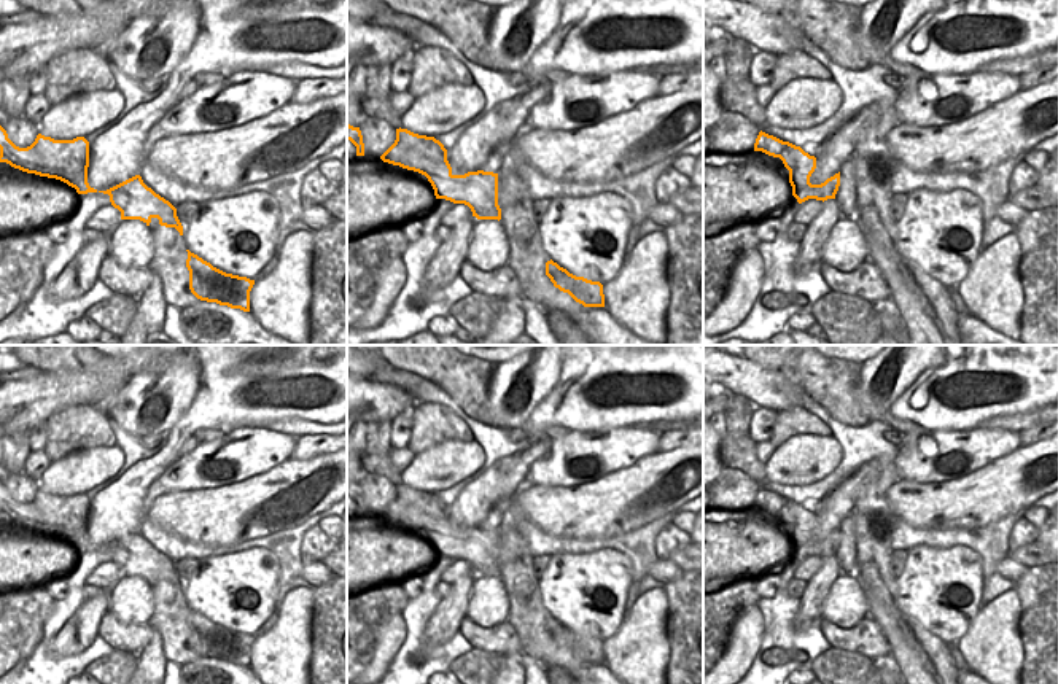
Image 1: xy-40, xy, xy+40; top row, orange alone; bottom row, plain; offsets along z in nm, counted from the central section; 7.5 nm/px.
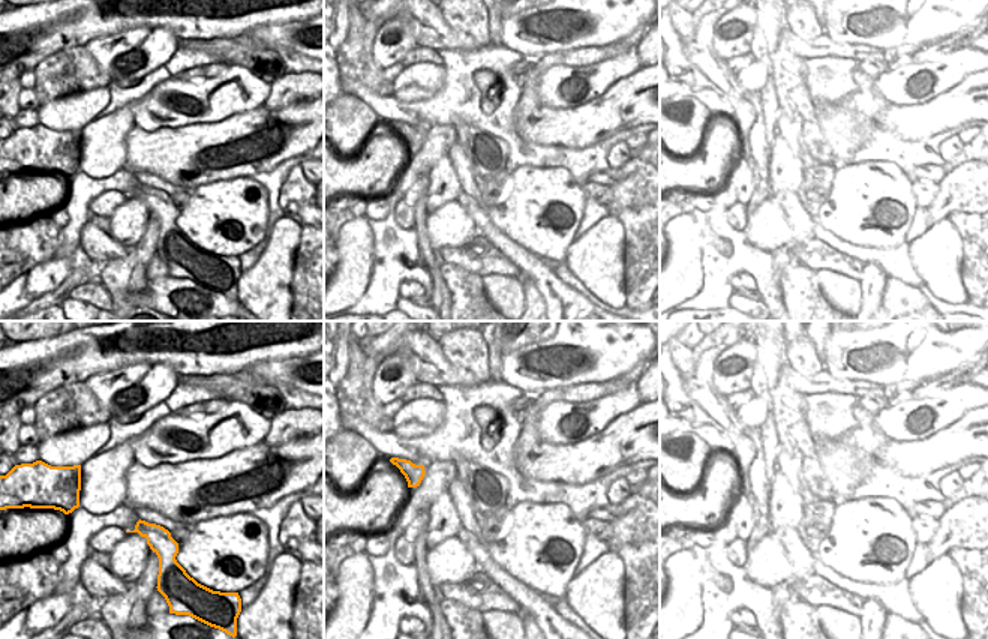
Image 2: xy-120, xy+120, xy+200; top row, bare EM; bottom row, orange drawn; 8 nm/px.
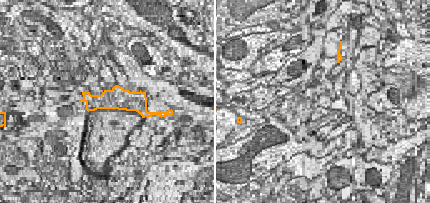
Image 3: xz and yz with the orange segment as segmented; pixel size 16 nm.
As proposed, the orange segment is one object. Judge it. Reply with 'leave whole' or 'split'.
split

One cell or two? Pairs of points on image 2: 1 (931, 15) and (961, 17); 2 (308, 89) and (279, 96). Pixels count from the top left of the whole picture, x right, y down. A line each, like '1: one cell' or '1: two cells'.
1: one cell
2: one cell

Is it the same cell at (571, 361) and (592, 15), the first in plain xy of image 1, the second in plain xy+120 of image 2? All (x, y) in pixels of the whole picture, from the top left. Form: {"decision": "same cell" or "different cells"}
{"decision": "same cell"}

